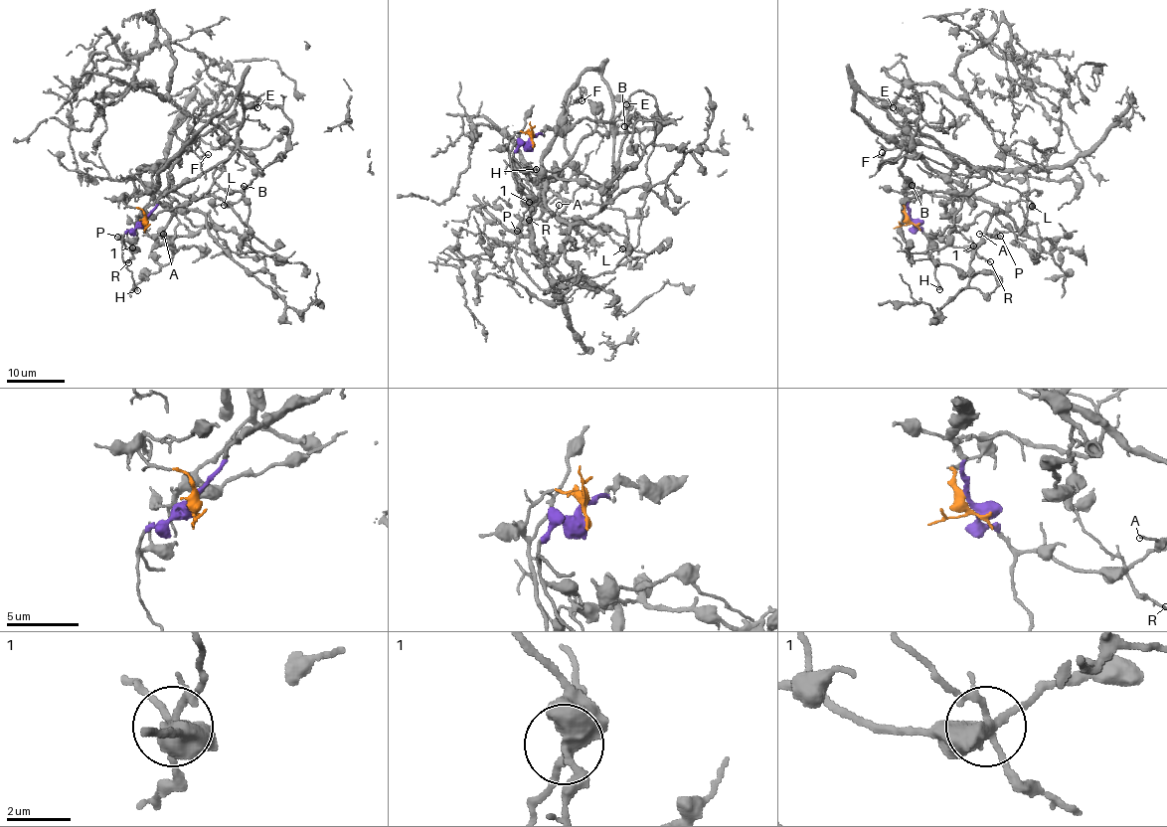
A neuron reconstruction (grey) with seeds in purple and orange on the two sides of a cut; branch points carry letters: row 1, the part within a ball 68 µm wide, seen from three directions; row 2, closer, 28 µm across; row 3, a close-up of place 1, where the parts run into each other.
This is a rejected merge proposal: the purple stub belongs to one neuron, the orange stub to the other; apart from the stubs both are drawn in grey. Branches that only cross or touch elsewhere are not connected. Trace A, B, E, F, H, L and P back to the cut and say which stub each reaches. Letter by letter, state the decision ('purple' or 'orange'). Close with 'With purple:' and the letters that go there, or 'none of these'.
A: orange
B: purple
E: purple
F: orange
H: purple
L: purple
P: purple
With purple: B, E, H, L, P

